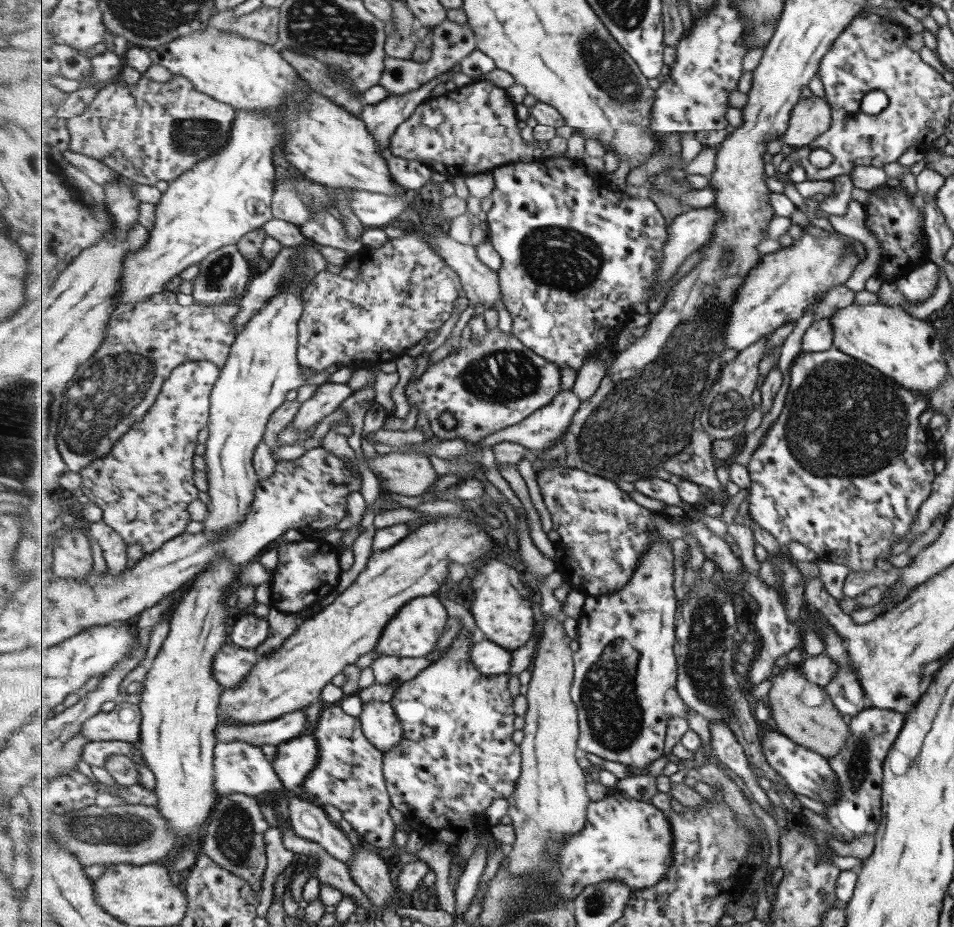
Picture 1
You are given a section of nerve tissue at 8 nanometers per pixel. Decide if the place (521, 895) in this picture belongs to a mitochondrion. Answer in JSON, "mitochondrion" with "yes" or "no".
{"mitochondrion":"yes"}

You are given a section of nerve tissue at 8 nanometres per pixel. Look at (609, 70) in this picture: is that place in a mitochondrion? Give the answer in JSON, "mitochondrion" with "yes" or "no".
{"mitochondrion":"yes"}

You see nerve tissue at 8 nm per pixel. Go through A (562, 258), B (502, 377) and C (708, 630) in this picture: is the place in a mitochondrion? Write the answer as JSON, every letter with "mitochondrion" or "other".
{"A":"mitochondrion","B":"mitochondrion","C":"mitochondrion"}

